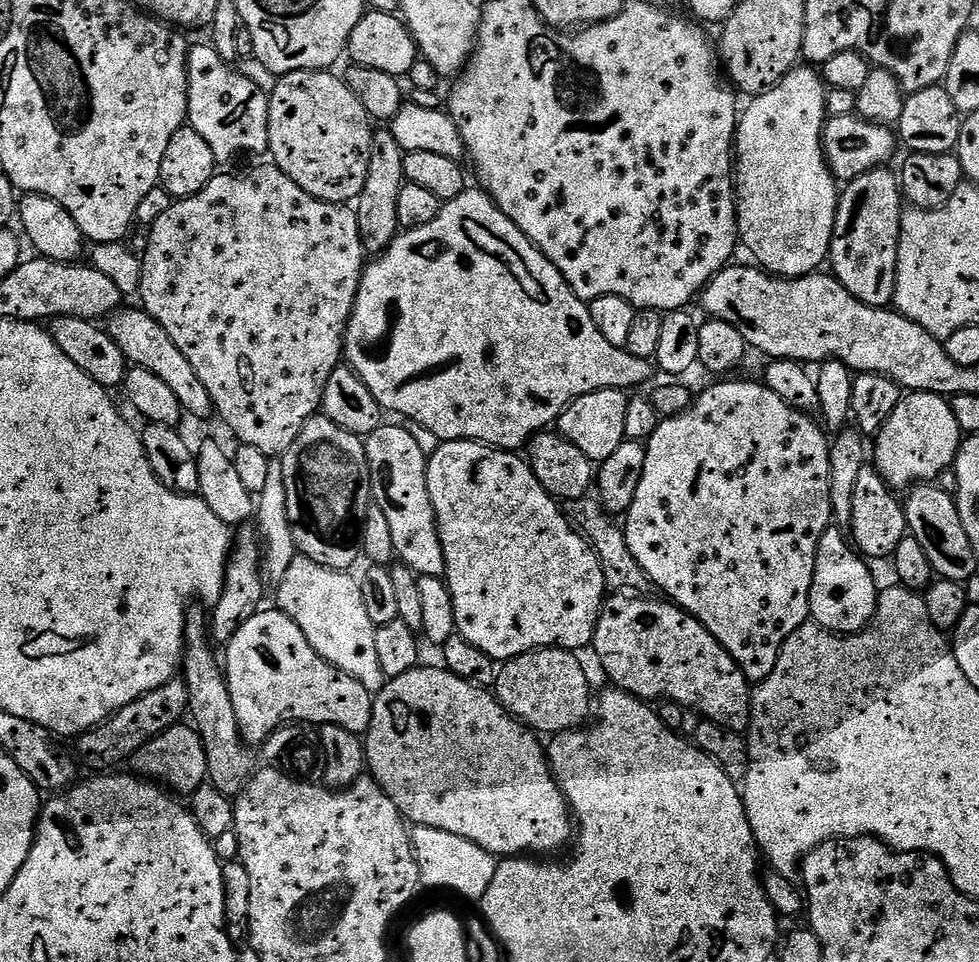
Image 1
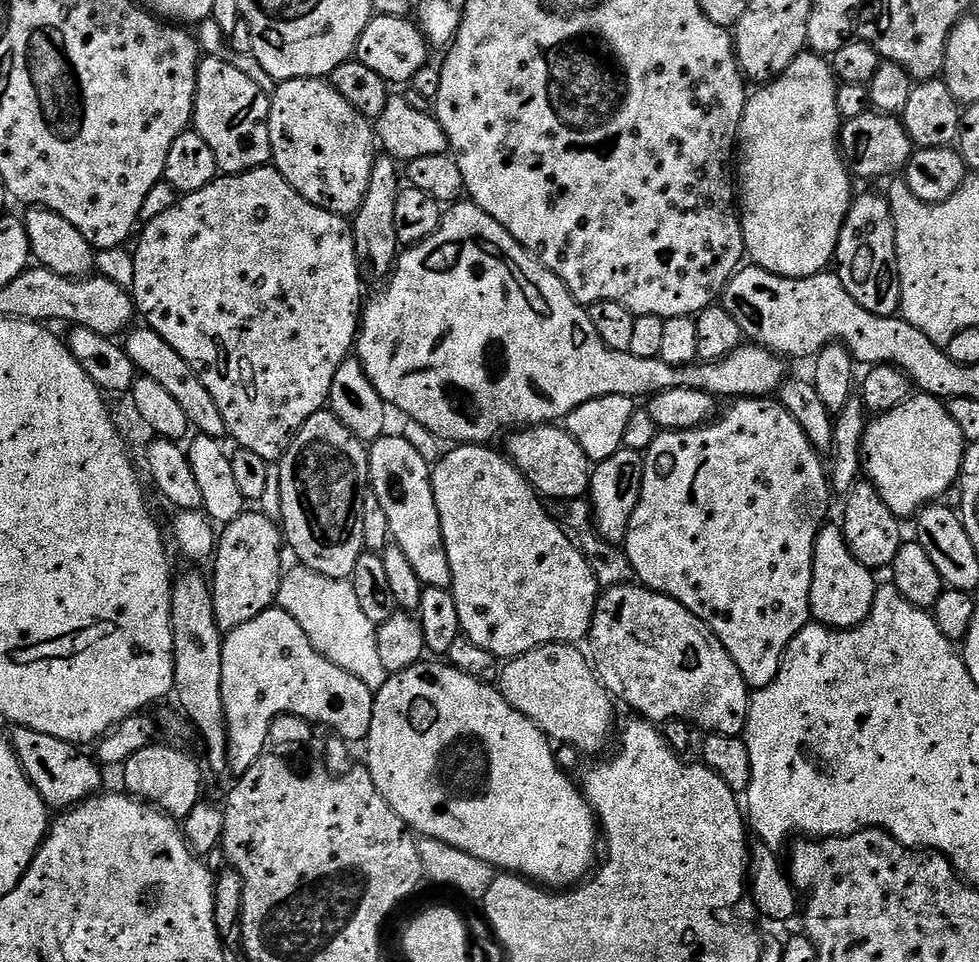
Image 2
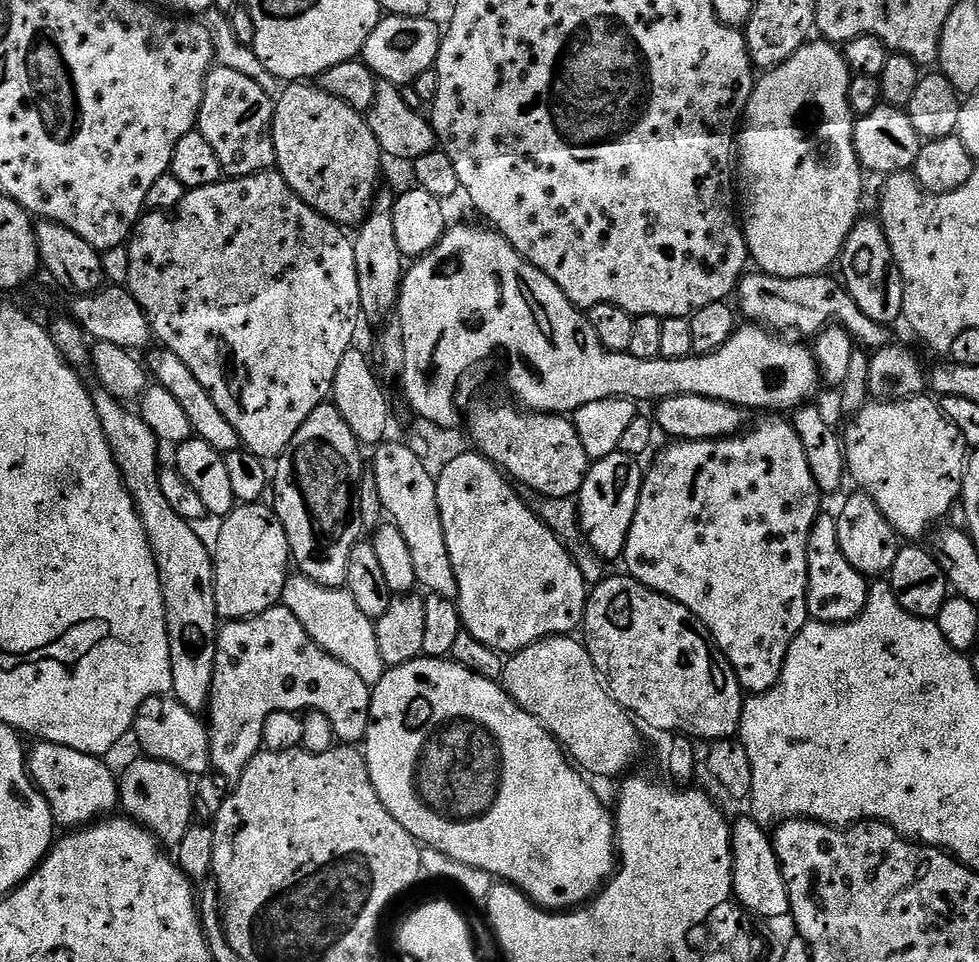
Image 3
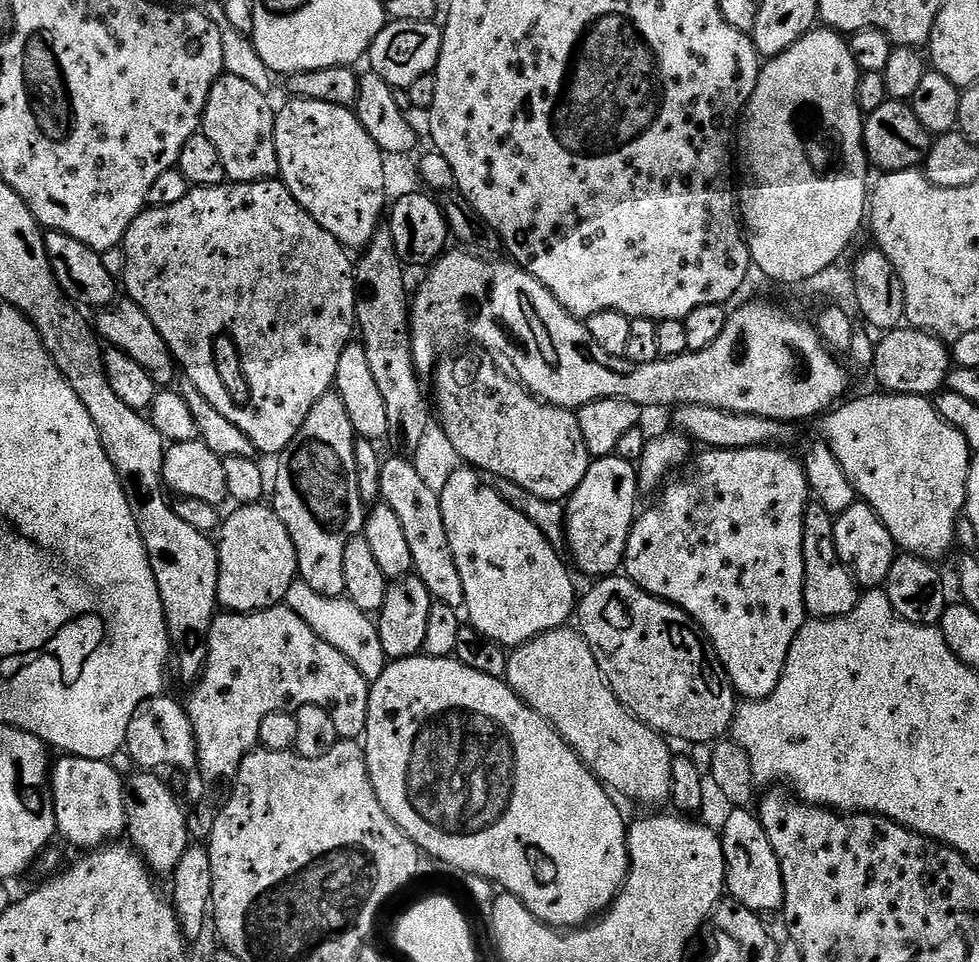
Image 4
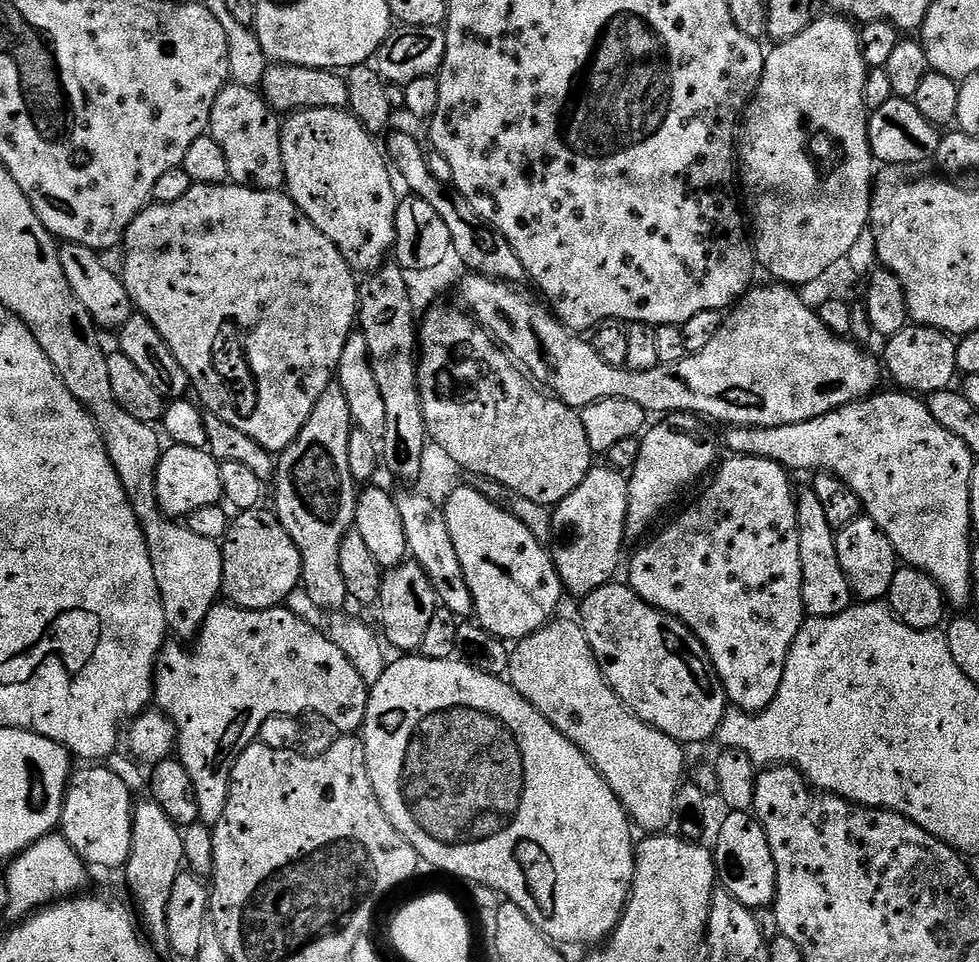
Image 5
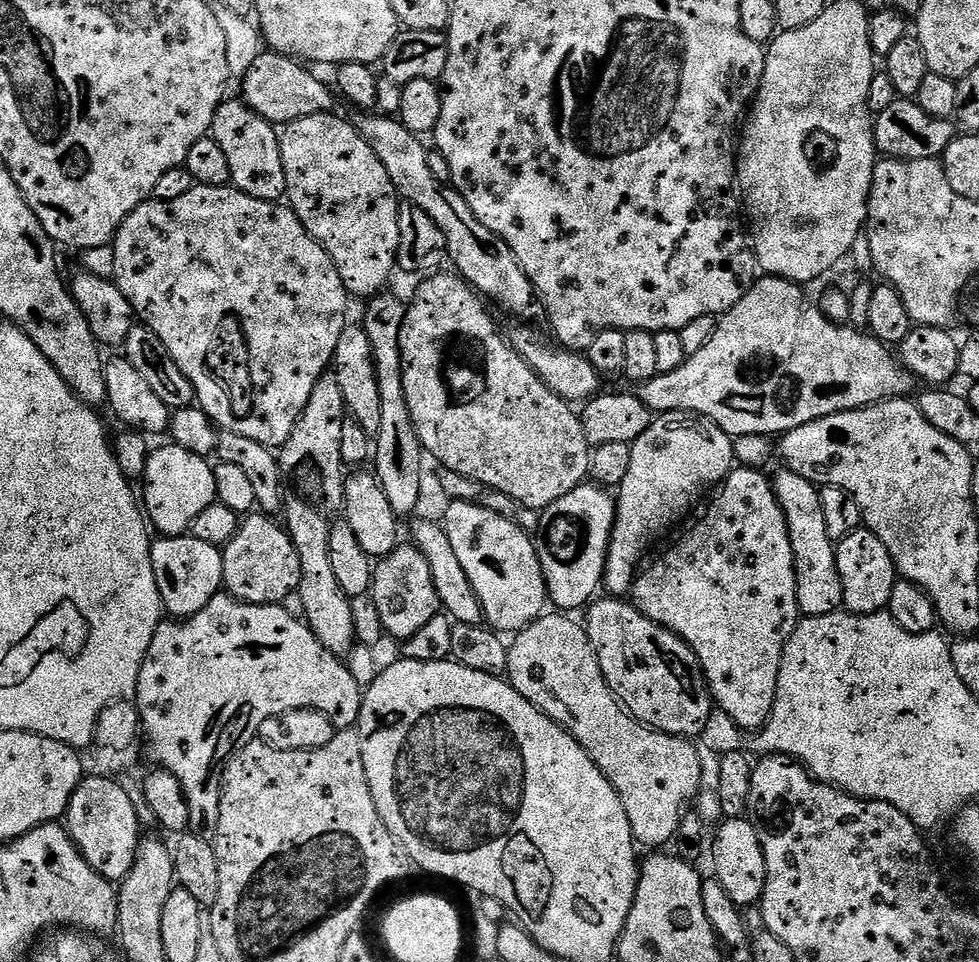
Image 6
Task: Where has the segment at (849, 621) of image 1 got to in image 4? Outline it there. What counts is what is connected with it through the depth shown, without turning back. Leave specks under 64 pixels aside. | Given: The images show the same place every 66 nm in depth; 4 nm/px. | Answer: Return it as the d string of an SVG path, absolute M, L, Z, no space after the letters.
M809 503L804 512L804 610L809 617L817 620L842 618L850 614L862 595L848 565L840 561L834 546L835 525L835 519L822 505Z

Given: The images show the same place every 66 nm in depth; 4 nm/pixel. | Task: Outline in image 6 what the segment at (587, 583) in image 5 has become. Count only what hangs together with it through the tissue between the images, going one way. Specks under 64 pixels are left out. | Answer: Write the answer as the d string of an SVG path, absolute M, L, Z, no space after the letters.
M595 483L579 484L566 498L558 498L549 508L540 512L540 531L535 537L536 553L540 555L540 565L544 571L544 581L548 587L548 599L557 604L564 614L575 613L575 608L587 609L593 600L597 599L604 583L608 547L612 541L612 527L616 521L616 502L609 489Z

